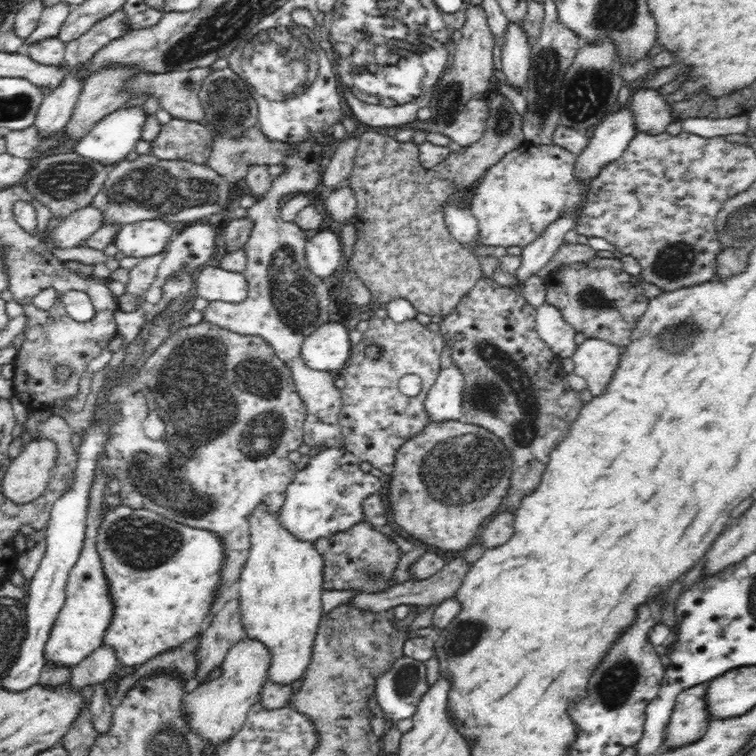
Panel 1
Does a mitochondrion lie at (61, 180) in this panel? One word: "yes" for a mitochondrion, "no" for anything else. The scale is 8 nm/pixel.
yes

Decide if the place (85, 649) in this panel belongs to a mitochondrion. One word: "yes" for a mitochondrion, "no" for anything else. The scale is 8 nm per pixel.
no

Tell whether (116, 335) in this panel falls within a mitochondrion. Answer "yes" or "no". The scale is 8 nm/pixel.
no

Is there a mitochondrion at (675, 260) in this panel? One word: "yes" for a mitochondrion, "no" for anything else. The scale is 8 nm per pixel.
yes

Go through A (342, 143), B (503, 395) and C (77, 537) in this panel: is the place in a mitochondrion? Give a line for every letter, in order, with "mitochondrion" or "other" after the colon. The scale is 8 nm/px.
A: other
B: mitochondrion
C: other

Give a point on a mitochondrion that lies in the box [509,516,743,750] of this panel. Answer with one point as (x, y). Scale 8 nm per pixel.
(615, 684)

